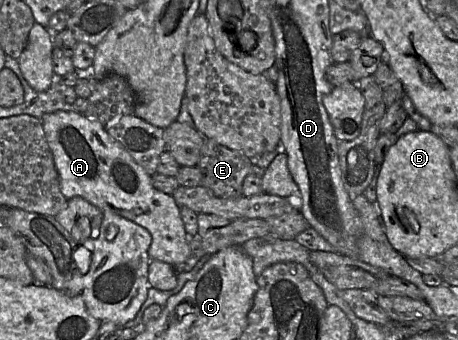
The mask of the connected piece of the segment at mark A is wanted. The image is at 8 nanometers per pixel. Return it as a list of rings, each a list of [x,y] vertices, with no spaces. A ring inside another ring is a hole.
[[[73,111],[48,113],[41,121],[59,175],[60,190],[67,199],[82,197],[101,212],[112,211],[145,228],[152,238],[148,249],[151,260],[176,266],[188,258],[190,248],[180,206],[172,195],[153,186],[151,175],[108,134],[102,123]]]

